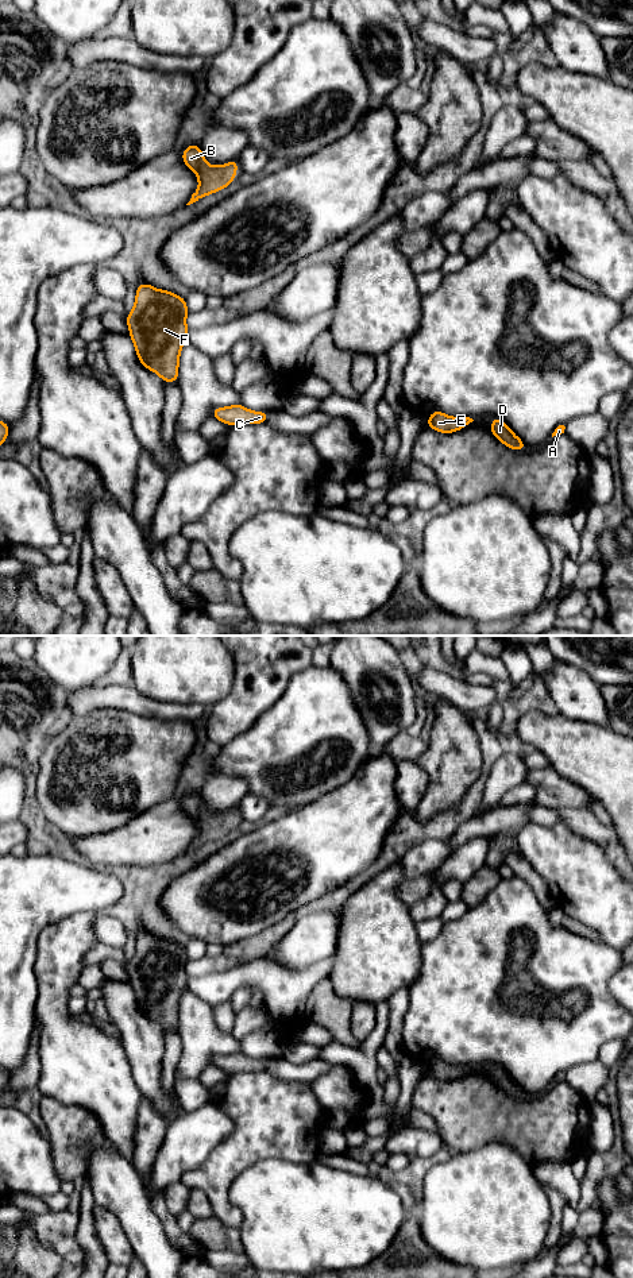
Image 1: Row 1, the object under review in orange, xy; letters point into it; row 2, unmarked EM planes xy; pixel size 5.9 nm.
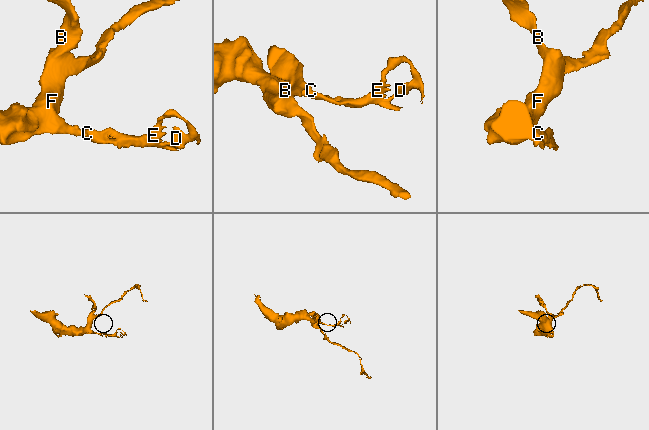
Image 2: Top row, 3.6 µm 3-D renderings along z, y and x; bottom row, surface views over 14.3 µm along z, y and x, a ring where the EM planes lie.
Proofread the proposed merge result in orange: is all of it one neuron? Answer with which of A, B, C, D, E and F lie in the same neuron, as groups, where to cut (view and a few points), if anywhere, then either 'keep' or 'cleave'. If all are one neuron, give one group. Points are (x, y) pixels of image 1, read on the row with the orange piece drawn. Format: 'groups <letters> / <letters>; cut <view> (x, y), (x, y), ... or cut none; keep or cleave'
groups A B C D E F; cut none; keep

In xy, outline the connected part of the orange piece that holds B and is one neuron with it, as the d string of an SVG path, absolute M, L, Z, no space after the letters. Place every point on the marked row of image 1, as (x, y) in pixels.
M198 143L189 144L182 151L181 157L184 163L196 173L200 182L198 189L192 194L192 198L186 205L201 200L207 194L213 194L217 190L228 188L236 177L236 170L239 167L238 159L221 166L209 166L204 159Z

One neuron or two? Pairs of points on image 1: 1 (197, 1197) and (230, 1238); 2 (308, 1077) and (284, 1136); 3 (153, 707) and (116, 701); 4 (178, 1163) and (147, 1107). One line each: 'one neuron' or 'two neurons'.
1: one neuron
2: two neurons
3: one neuron
4: two neurons

